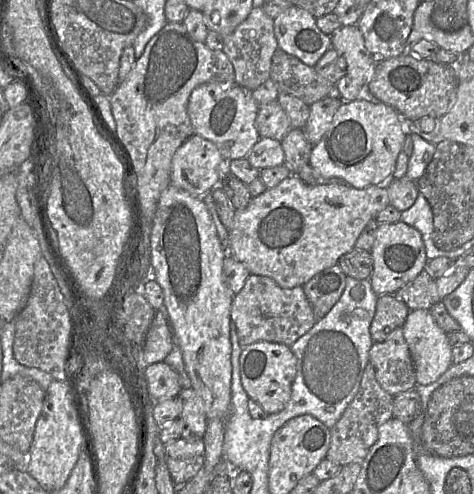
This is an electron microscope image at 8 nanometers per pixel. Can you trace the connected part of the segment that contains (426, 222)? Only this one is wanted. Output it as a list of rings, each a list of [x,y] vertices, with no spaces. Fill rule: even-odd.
[[[419,193],[415,203],[409,209],[401,212],[401,221],[421,233],[428,260],[440,256],[448,257],[440,252],[436,245],[432,208],[423,194]]]

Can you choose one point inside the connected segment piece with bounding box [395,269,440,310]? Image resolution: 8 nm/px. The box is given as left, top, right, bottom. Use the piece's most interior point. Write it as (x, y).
(421, 293)

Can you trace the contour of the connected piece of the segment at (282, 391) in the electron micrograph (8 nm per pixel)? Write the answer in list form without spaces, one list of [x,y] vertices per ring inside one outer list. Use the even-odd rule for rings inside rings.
[[[259,341],[242,349],[240,376],[249,399],[256,402],[268,415],[282,411],[288,403],[296,377],[297,360],[291,348],[280,343]]]

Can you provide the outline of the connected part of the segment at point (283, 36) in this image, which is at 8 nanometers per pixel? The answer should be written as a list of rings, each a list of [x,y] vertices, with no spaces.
[[[291,5],[273,21],[278,47],[308,66],[315,67],[320,58],[331,47],[331,36],[323,33],[316,24],[316,18],[299,6]]]

